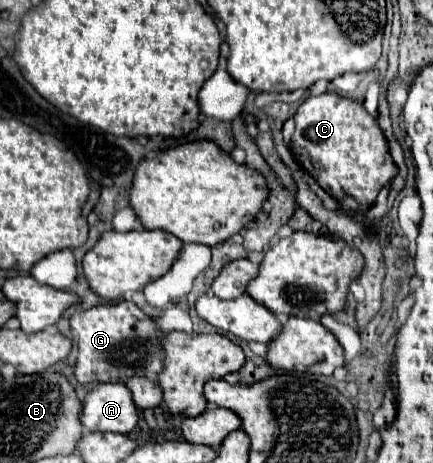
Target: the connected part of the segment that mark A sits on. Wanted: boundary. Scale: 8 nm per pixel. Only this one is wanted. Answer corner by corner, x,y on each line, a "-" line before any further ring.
100,382
82,400
80,422
88,432
128,434
136,428
138,410
124,384

